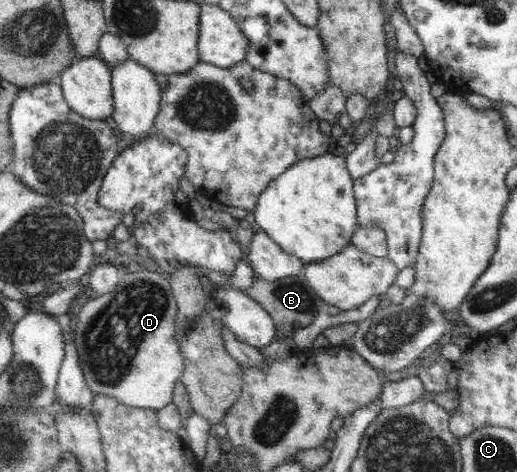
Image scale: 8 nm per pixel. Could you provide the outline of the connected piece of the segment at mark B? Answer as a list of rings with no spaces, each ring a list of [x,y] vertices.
[[[292,276],[283,277],[276,281],[268,281],[256,277],[253,286],[245,289],[246,295],[255,299],[273,317],[277,325],[277,331],[283,332],[290,338],[300,329],[304,329],[312,323],[318,310],[325,309],[326,304],[316,295],[316,292],[308,285],[306,278]]]

